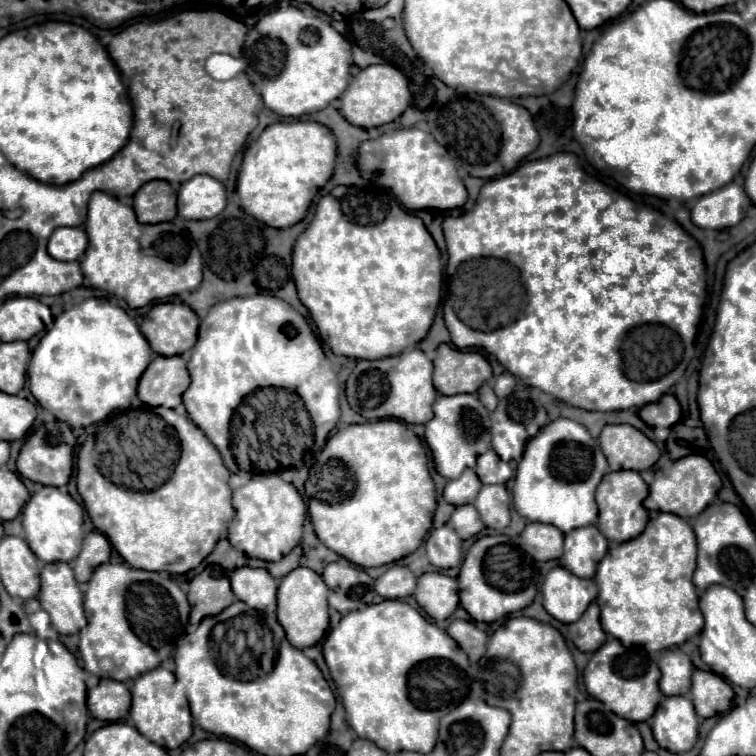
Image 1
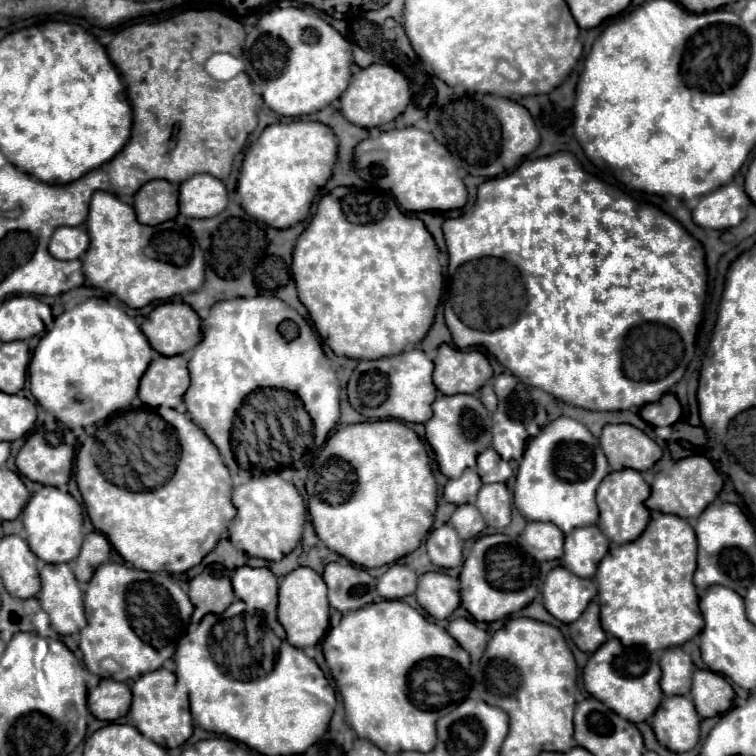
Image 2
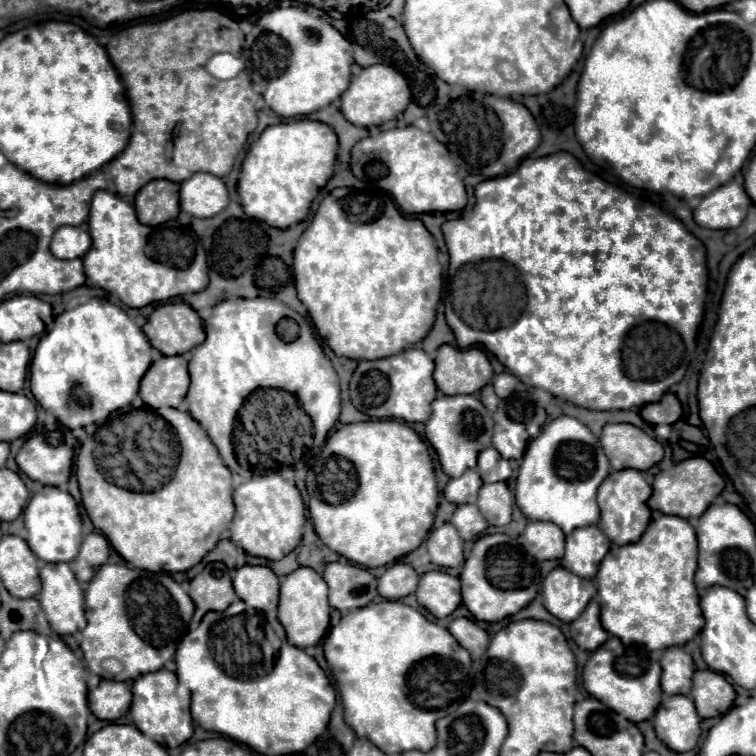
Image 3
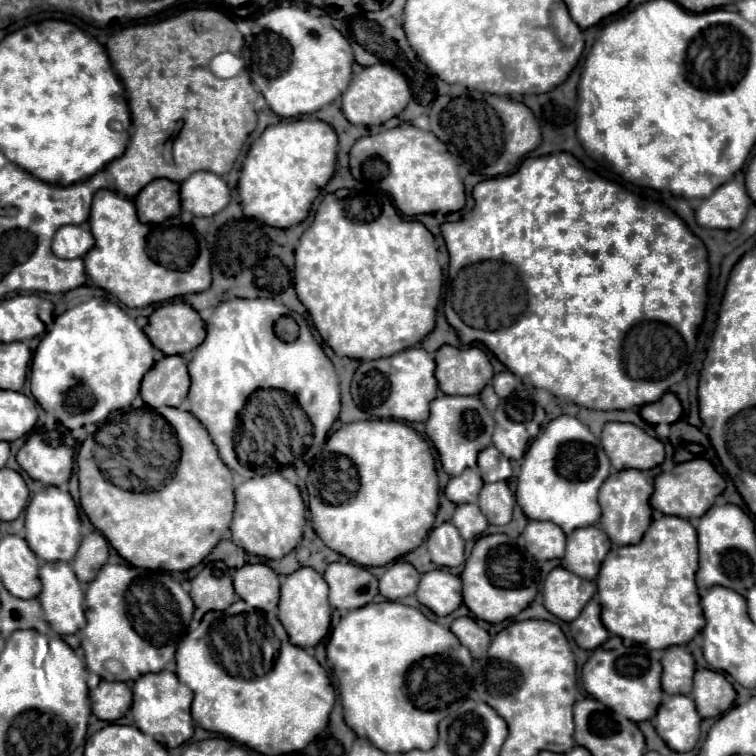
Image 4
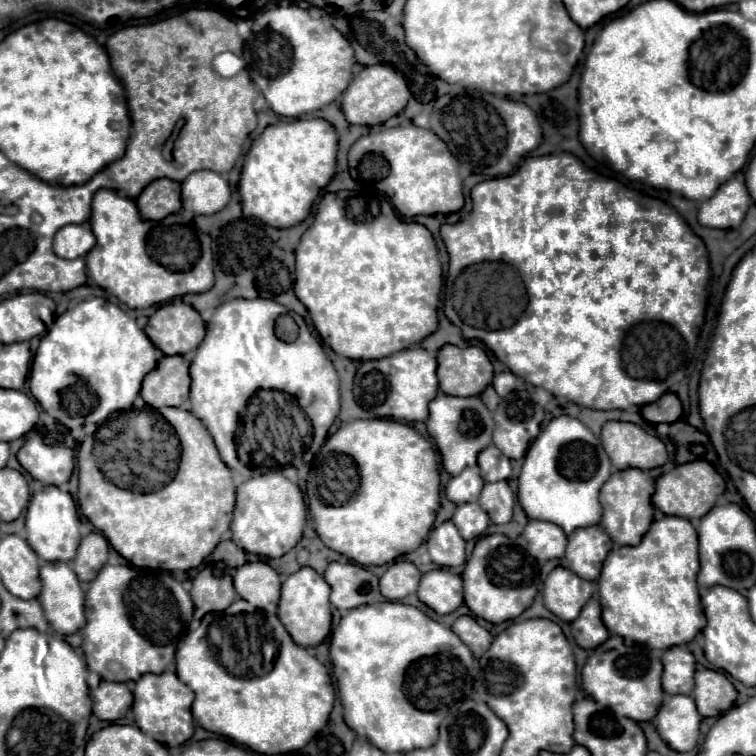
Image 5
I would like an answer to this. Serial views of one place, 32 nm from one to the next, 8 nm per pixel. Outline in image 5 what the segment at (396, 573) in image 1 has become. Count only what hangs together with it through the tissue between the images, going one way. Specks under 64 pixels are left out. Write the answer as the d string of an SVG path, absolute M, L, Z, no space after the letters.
M394 562L380 578L380 592L388 600L400 600L418 590L420 570L412 562Z

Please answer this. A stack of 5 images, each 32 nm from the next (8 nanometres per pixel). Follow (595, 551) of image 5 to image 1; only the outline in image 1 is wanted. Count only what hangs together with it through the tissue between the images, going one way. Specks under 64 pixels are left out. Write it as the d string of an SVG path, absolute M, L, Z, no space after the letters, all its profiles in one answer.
M596 526L576 528L564 538L564 556L560 558L560 564L580 578L592 578L606 550L608 540Z

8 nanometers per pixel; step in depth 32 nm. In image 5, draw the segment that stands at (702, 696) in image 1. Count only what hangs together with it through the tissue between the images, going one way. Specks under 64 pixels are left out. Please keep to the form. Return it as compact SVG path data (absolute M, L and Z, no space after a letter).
M704 668L696 672L696 686L694 686L692 698L696 700L698 712L704 718L720 716L734 704L736 688L722 672Z

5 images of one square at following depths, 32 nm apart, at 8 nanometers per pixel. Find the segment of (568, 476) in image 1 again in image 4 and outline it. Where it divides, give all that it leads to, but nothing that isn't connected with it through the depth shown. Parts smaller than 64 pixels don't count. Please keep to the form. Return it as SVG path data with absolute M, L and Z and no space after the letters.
M558 416L546 424L546 428L536 436L536 440L532 440L518 476L516 500L530 520L554 522L566 534L570 534L576 528L598 524L602 516L602 508L598 504L598 490L608 476L610 476L610 460L602 450L600 438L596 438L590 432L590 428L584 426L580 420L572 416Z

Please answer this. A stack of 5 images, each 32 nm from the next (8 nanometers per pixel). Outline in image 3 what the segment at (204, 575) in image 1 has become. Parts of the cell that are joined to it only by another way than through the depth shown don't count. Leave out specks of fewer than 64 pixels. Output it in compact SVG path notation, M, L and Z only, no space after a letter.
M206 566L190 582L190 598L196 606L194 622L200 622L202 616L210 610L224 612L236 600L236 592L232 588L232 580L226 570L218 570L216 566Z

